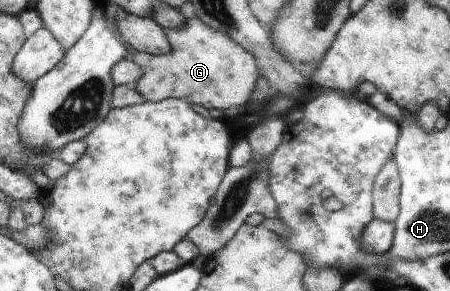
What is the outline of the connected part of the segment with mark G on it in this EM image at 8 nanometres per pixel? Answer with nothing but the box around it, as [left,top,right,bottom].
[125,17,260,113]

